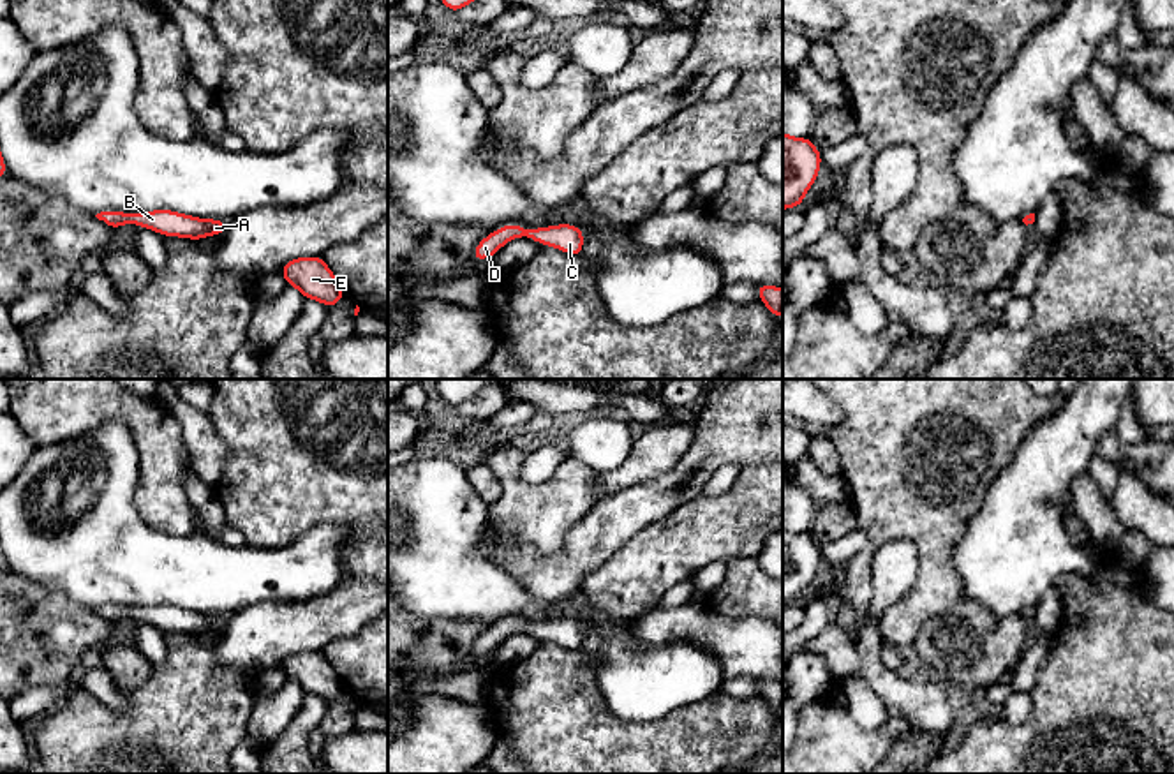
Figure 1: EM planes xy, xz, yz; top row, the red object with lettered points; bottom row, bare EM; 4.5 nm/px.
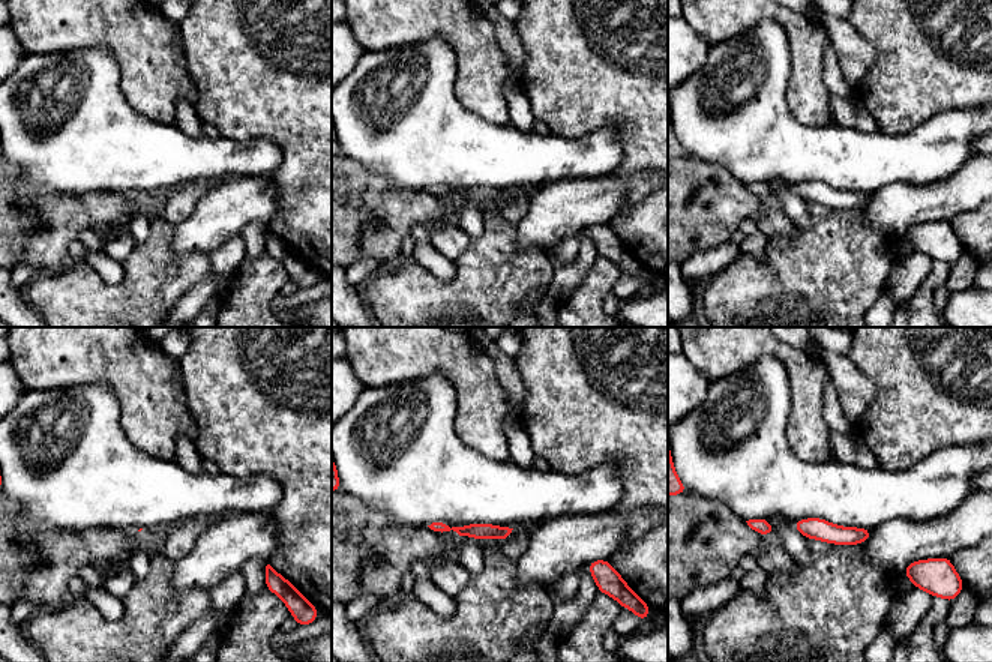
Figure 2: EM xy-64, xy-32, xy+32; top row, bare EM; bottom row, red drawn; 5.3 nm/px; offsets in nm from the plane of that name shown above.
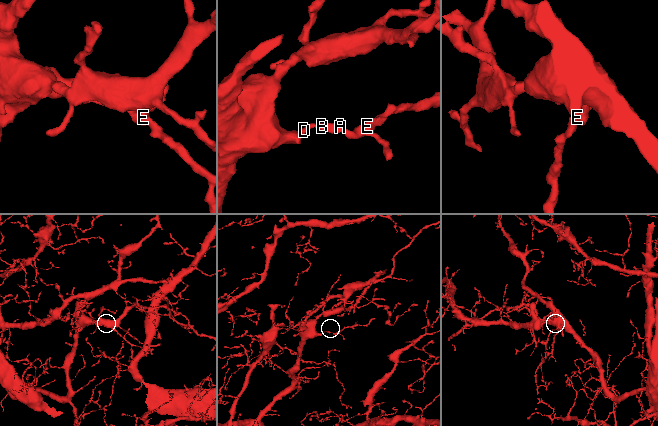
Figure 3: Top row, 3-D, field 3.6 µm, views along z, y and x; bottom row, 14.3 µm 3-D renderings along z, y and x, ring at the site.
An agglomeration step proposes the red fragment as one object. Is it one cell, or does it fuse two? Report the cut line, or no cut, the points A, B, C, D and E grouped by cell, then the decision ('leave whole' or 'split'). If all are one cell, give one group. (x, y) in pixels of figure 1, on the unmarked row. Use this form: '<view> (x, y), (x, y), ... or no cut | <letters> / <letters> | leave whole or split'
no cut | A B C D E | leave whole

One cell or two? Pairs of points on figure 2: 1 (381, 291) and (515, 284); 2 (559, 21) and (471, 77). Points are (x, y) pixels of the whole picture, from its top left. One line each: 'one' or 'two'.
1: one
2: two

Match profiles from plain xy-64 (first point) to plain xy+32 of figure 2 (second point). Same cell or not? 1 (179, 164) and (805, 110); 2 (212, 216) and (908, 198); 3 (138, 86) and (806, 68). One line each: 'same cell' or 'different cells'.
1: different cells
2: same cell
3: same cell

